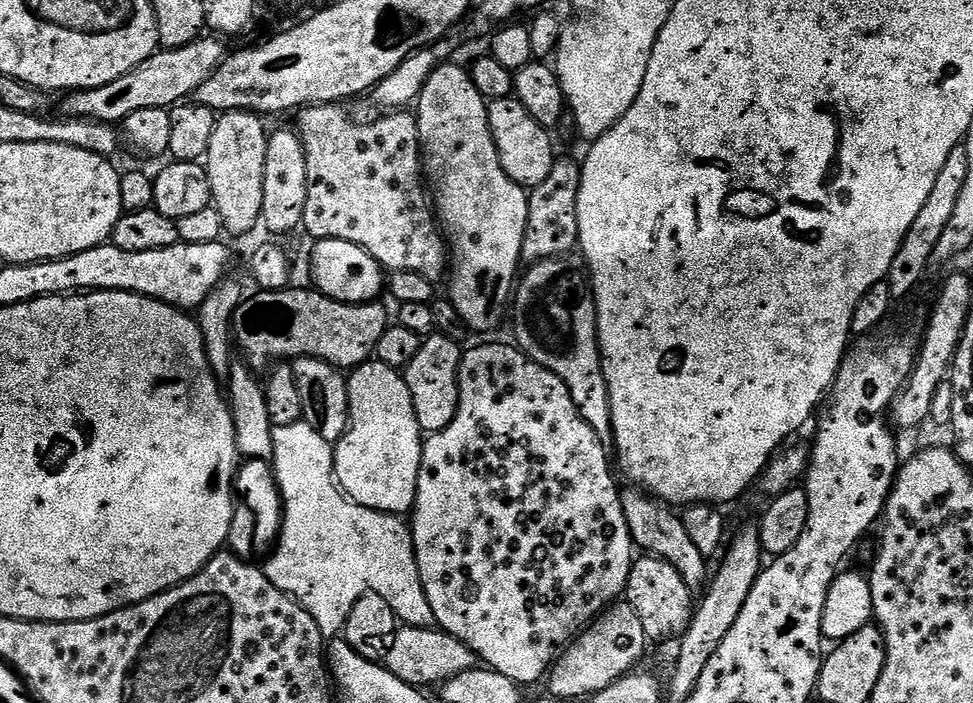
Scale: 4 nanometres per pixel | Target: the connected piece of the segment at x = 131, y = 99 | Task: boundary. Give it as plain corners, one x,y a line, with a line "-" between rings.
201,38
181,48
164,48
158,50
146,62
134,66
122,78
114,78
106,86
72,90
63,97
65,117
74,120
97,120
103,124
119,125
134,110
154,110
155,108
171,109
187,101
214,74
226,55
221,41

